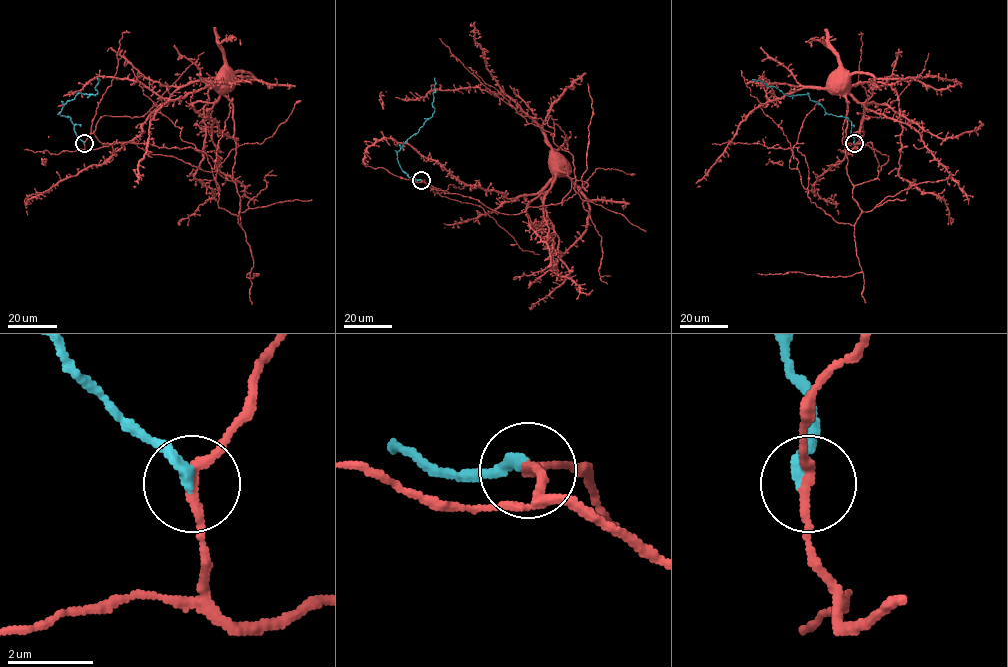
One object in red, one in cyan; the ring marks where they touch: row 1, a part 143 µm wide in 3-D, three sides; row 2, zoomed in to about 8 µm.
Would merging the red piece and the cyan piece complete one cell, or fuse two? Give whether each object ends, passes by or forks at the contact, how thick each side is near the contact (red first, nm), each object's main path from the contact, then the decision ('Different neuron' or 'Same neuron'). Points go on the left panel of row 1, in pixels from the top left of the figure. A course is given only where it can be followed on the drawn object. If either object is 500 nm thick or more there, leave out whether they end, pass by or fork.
At the ring red passes by. At the ring cyan ends. Thickness 240 nm (red) against 300 nm. Course of red: (84, 143), (86, 150), (134, 143), (152, 154), (216, 171), (236, 185), (227, 79). Course of cyan: (83, 143), (69, 117), (60, 112), (79, 93), (95, 94), (97, 79). Different neuron

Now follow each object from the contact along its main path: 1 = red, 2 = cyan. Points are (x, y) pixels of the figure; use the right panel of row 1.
1: (854, 143), (858, 151), (870, 142), (888, 157), (877, 178), (855, 185), (847, 173), (847, 98), (841, 80)
2: (854, 143), (852, 122), (847, 118), (826, 113), (807, 94), (789, 95), (760, 80), (751, 80)

